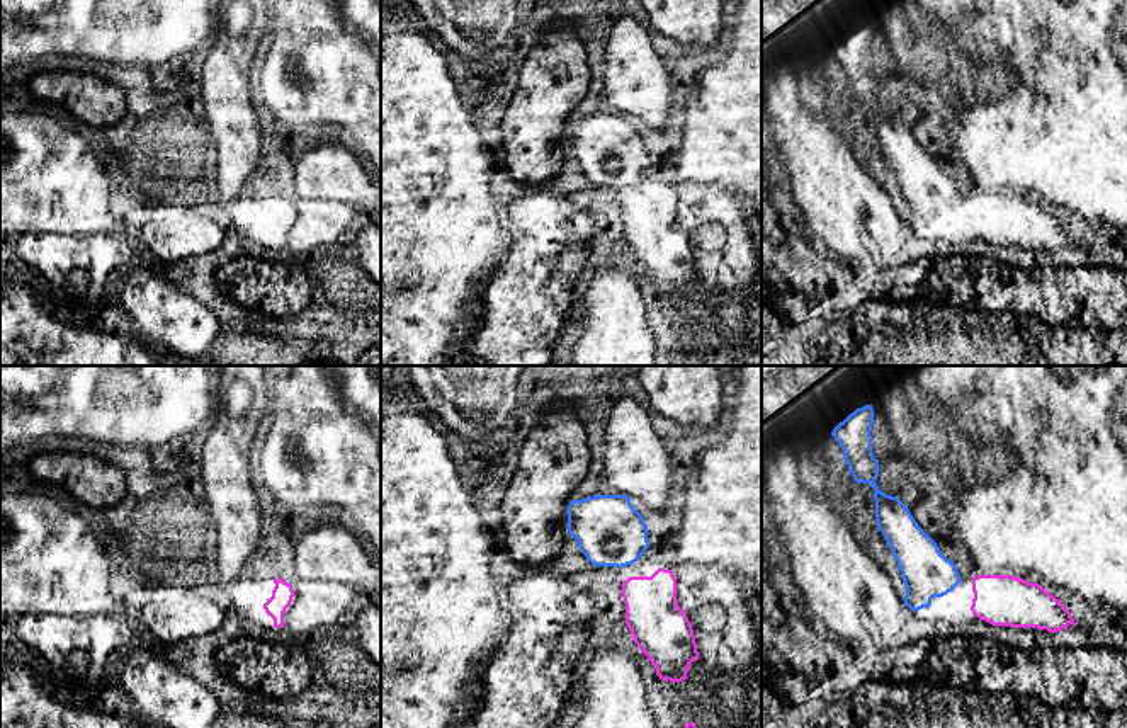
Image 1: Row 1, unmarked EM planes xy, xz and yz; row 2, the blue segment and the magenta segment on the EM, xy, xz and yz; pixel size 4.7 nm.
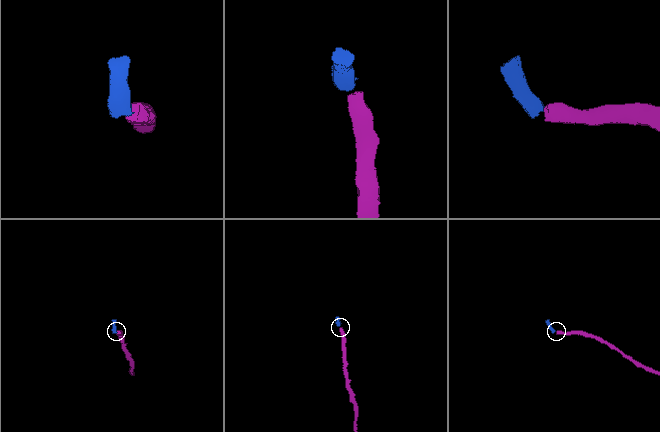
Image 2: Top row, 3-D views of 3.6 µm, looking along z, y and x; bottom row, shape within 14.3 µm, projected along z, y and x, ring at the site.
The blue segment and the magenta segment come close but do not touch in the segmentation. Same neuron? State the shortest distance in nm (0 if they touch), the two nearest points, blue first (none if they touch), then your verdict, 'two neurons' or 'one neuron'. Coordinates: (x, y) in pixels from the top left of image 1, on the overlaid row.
60 nm apart; from blue across xz (626, 565), (629, 577); one neuron

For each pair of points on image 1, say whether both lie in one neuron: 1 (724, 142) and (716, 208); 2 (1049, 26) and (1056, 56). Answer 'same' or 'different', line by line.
1: different
2: same

